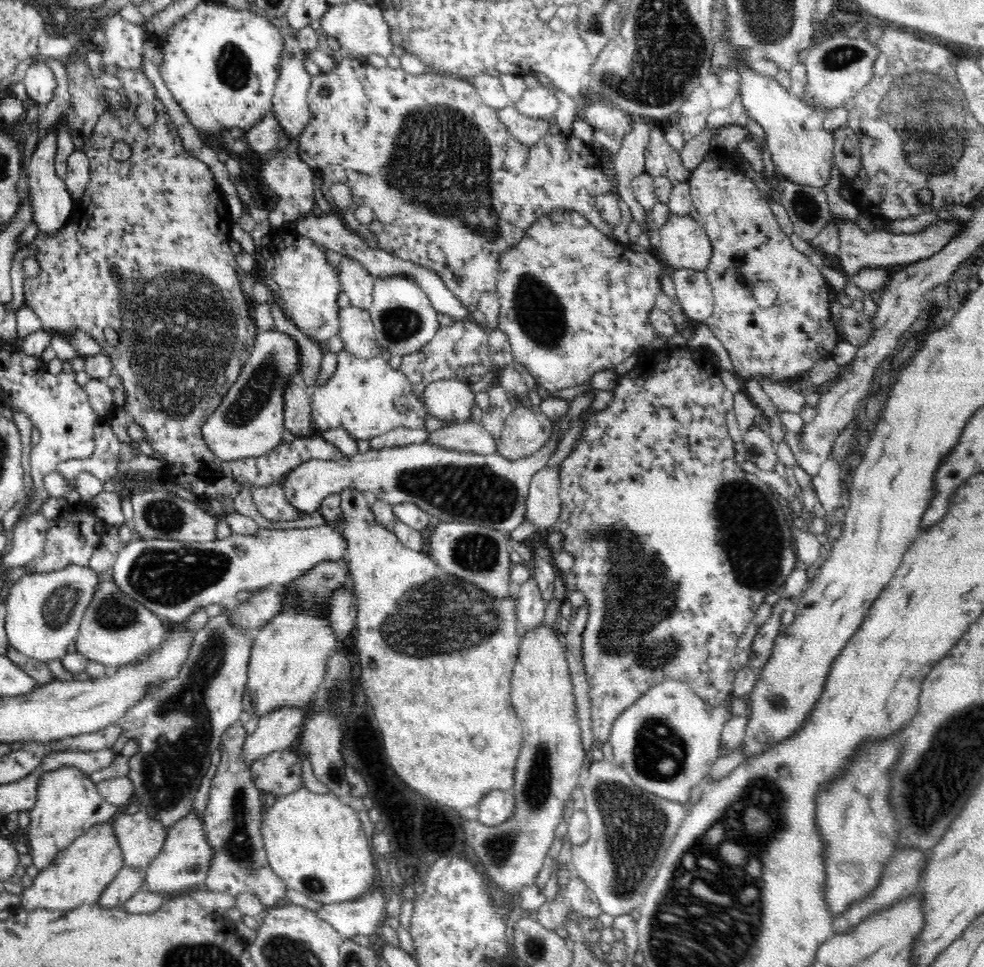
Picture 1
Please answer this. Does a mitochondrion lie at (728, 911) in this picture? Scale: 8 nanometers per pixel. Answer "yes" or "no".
yes

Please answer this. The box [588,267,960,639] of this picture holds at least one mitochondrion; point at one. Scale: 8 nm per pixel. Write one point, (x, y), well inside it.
(738, 493)

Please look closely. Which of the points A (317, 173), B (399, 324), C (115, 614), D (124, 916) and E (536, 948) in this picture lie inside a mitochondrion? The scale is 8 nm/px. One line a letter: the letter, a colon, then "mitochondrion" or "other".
A: other
B: mitochondrion
C: mitochondrion
D: other
E: mitochondrion

